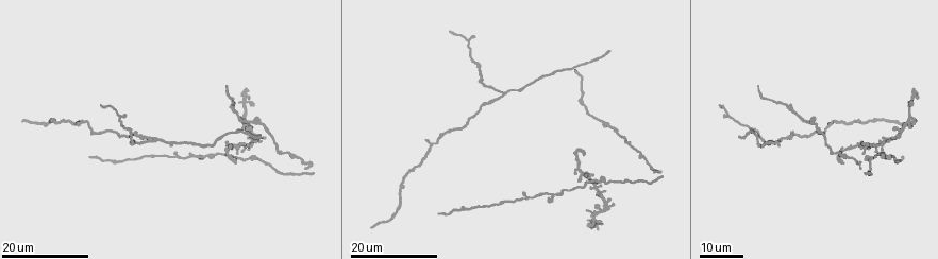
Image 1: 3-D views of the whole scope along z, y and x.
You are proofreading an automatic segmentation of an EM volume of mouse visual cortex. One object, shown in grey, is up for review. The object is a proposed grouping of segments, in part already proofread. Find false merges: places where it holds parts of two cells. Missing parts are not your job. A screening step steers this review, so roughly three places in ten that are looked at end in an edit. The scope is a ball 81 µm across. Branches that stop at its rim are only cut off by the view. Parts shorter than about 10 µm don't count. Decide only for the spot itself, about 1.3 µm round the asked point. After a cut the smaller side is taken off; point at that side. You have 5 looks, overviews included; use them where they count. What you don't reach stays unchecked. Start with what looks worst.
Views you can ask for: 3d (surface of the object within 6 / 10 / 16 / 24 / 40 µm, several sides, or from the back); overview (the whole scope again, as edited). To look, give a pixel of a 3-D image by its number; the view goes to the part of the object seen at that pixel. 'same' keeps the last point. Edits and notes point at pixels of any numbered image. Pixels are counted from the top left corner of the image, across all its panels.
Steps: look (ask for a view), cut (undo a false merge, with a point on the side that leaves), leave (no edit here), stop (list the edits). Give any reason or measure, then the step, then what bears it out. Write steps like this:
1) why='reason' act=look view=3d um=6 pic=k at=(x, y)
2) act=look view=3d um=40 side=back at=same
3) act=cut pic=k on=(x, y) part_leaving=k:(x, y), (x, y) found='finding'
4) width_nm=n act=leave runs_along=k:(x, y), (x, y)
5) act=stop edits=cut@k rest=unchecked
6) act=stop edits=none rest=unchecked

why='three-way junction' act=look view=3d um=24 pic=1 at=(782, 140)

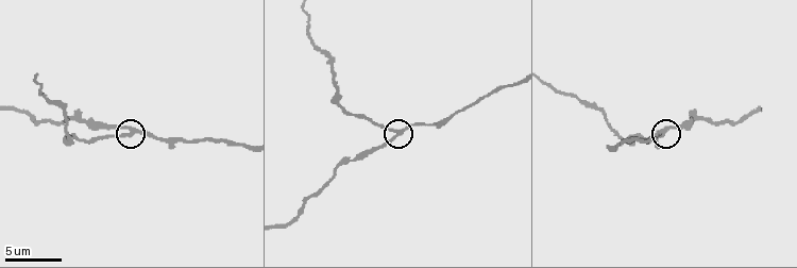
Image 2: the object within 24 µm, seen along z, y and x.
act=look view=3d um=6 pic=2 at=(398, 133)

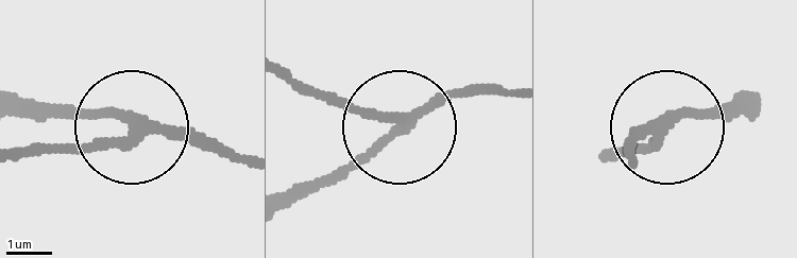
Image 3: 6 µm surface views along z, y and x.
act=look view=3d um=6 side=back pic=3 at=(399, 125)

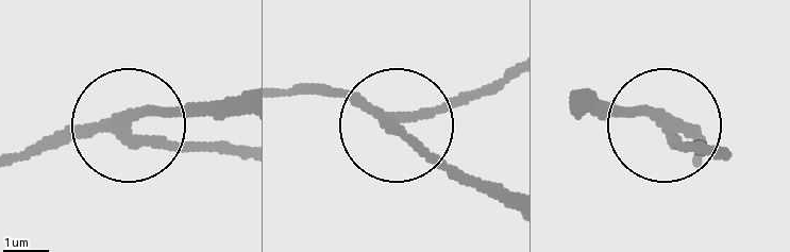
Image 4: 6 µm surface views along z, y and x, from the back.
act=leave runs_along=4:(281, 89), (338, 89), (406, 116), (505, 82) found='one cell here'

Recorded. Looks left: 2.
why='looks like a crossing' act=look view=3d um=24 pic=1 at=(594, 187)

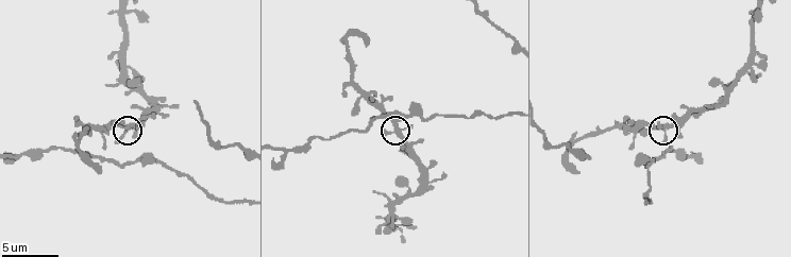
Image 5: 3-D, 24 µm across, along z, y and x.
act=look view=3d um=10 pic=5 at=(400, 134)

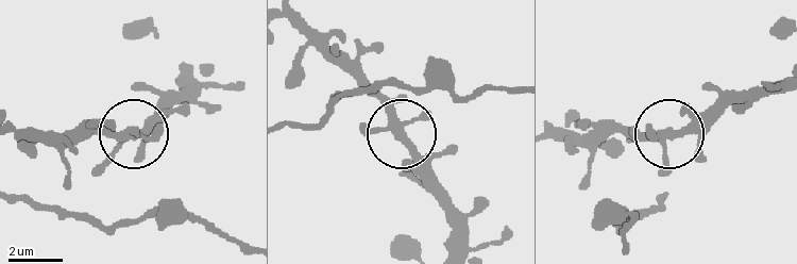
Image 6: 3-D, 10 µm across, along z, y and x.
width_nm=300 act=leave runs_along=6:(513, 93), (338, 100), (376, 128), (402, 130), (344, 68) found='continuous, no second cell'

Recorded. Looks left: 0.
act=stop edits=none rest=unchecked

